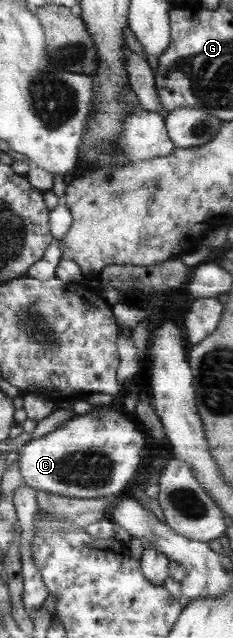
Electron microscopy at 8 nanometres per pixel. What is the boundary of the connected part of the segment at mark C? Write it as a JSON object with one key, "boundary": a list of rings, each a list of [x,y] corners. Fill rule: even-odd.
{"boundary":[[[107,405],[92,407],[89,413],[73,416],[54,432],[28,441],[20,449],[19,463],[26,486],[46,490],[52,494],[72,498],[98,498],[122,494],[132,484],[140,464],[144,464],[149,453],[150,440],[139,421],[129,418],[127,412],[116,412]]]}

